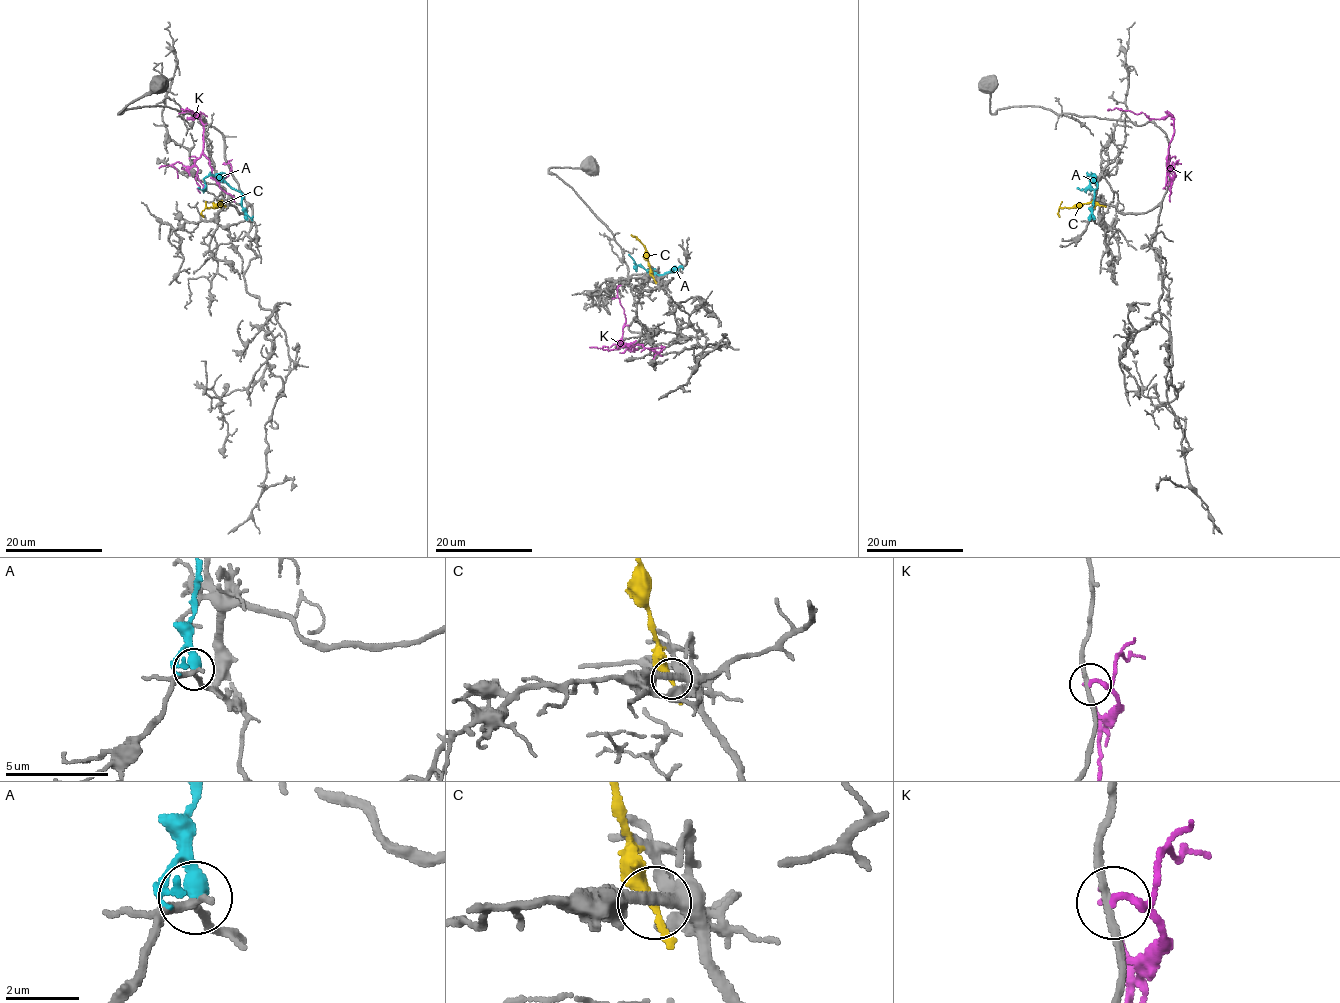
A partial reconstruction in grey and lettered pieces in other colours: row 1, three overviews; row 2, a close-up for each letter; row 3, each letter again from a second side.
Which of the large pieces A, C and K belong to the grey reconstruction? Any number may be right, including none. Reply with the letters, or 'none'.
K

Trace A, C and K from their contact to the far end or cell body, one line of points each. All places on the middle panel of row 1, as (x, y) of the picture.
A: (676, 270), (657, 274), (635, 267), (629, 254)
C: (653, 278), (645, 246), (634, 237)
K: (660, 346), (658, 352), (640, 345), (634, 346), (634, 351), (623, 341), (625, 314), (616, 288), (620, 285)

